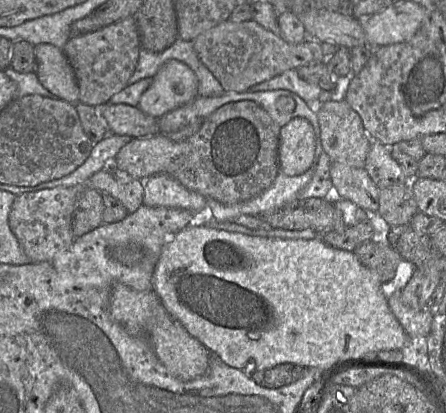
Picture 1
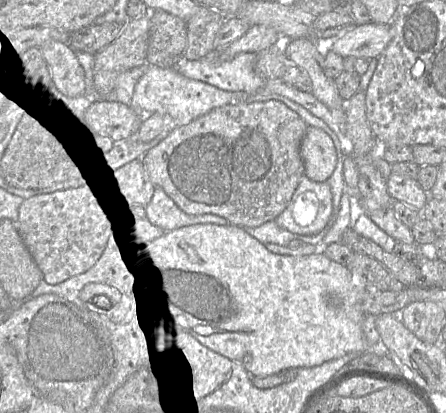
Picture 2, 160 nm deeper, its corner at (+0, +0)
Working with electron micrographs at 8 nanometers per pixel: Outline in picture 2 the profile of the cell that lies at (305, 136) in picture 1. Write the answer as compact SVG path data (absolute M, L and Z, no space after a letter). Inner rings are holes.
M309 126L300 145L300 154L308 179L325 182L336 169L337 152L331 138L320 128Z

